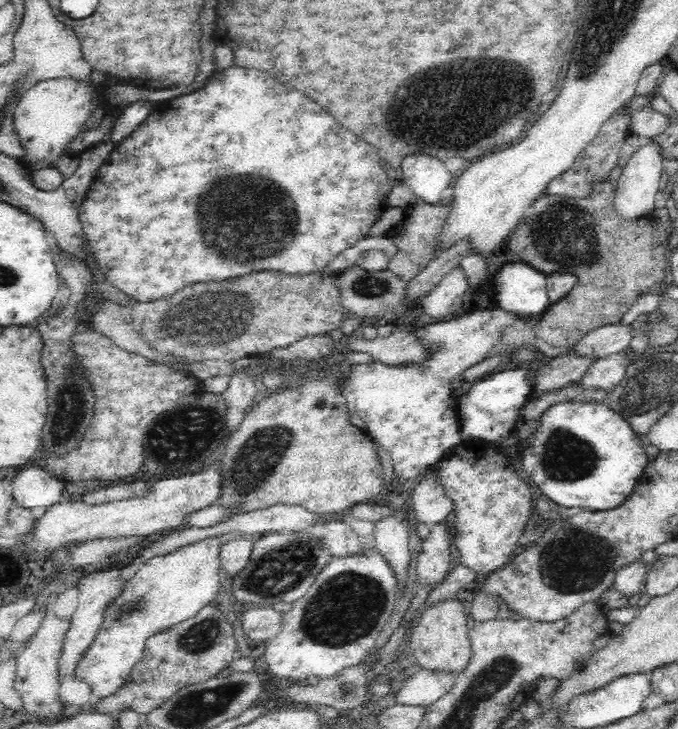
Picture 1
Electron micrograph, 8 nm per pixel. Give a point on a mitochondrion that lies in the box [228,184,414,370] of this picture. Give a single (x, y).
(362, 287)

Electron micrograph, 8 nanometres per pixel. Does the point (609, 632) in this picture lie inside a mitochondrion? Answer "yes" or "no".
no

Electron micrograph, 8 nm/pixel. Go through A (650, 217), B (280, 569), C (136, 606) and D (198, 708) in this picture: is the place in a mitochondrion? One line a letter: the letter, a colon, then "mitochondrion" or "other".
A: other
B: mitochondrion
C: mitochondrion
D: mitochondrion

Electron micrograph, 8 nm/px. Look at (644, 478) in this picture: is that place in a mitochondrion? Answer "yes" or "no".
no

